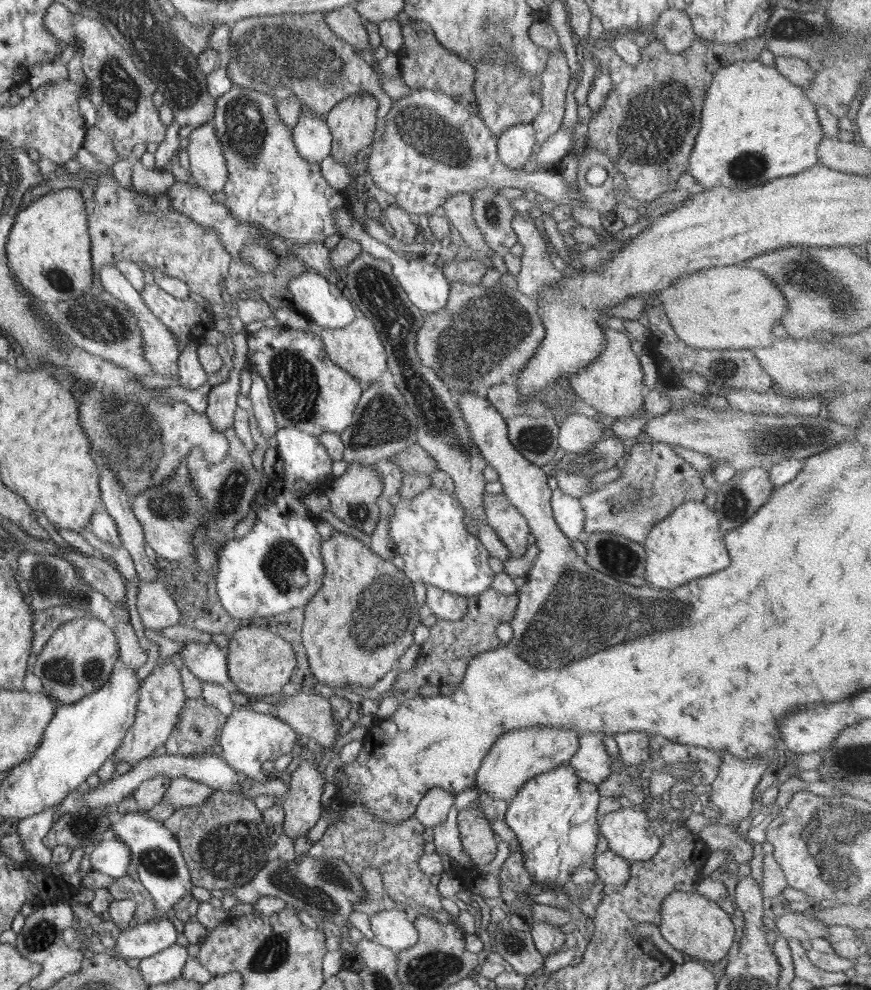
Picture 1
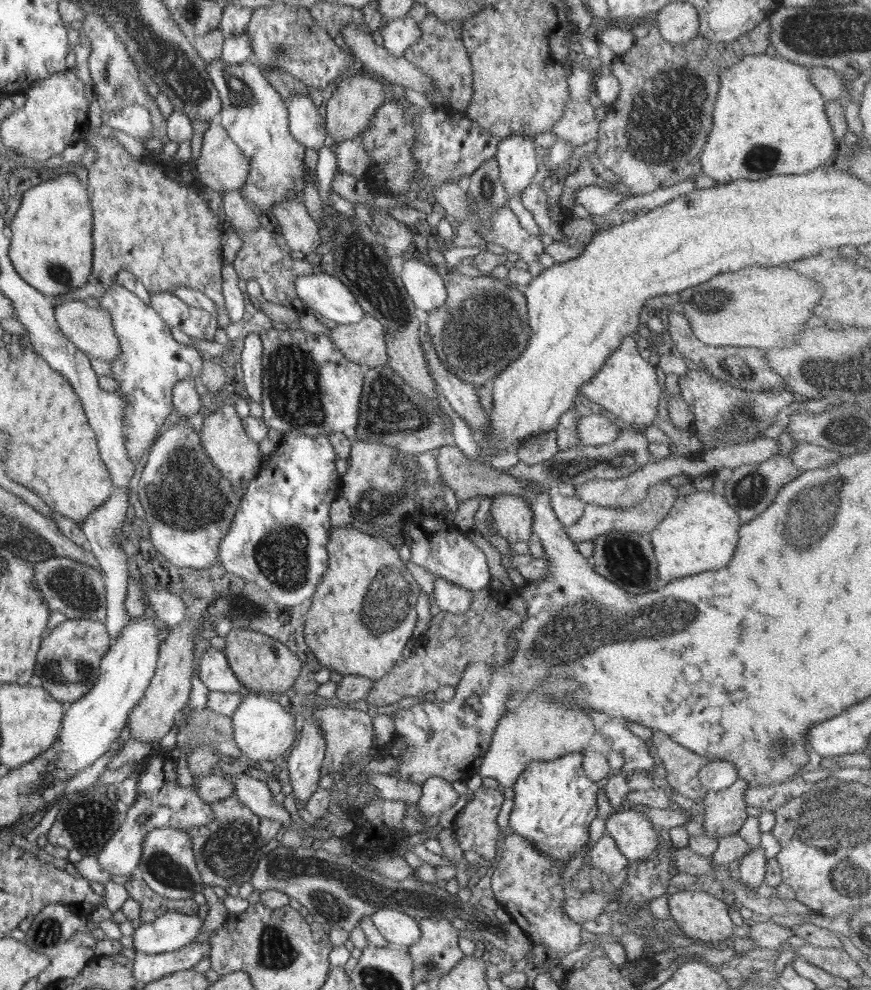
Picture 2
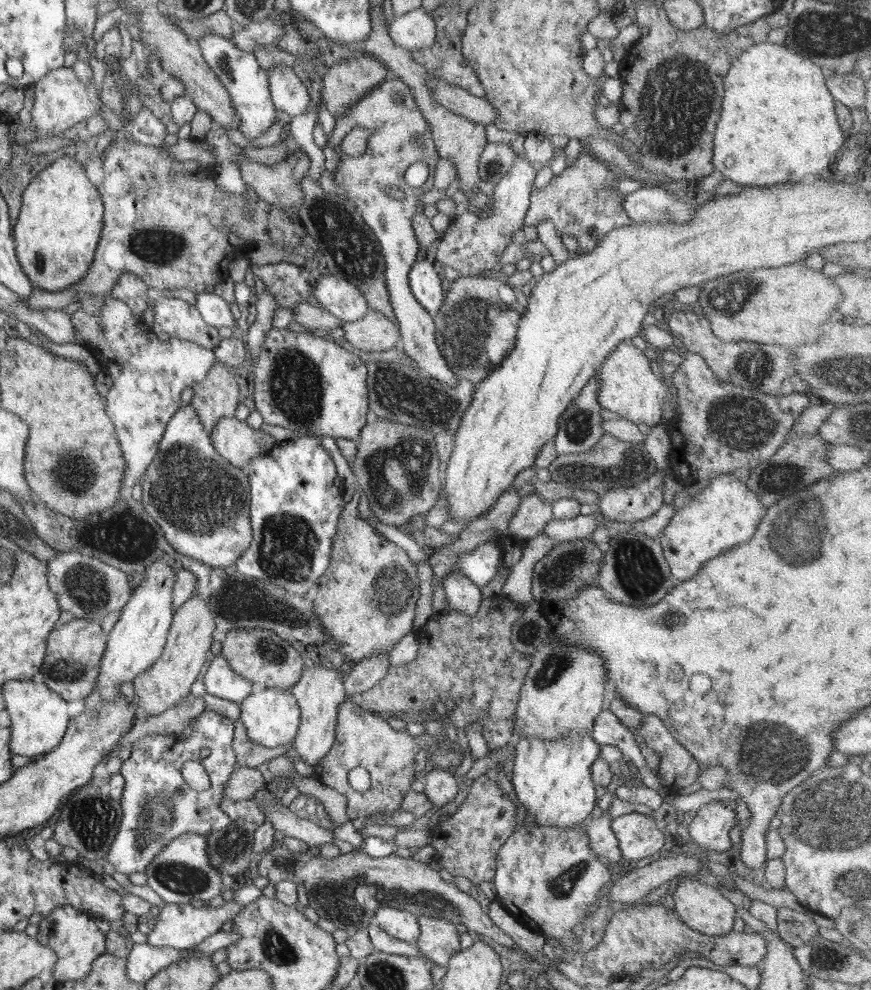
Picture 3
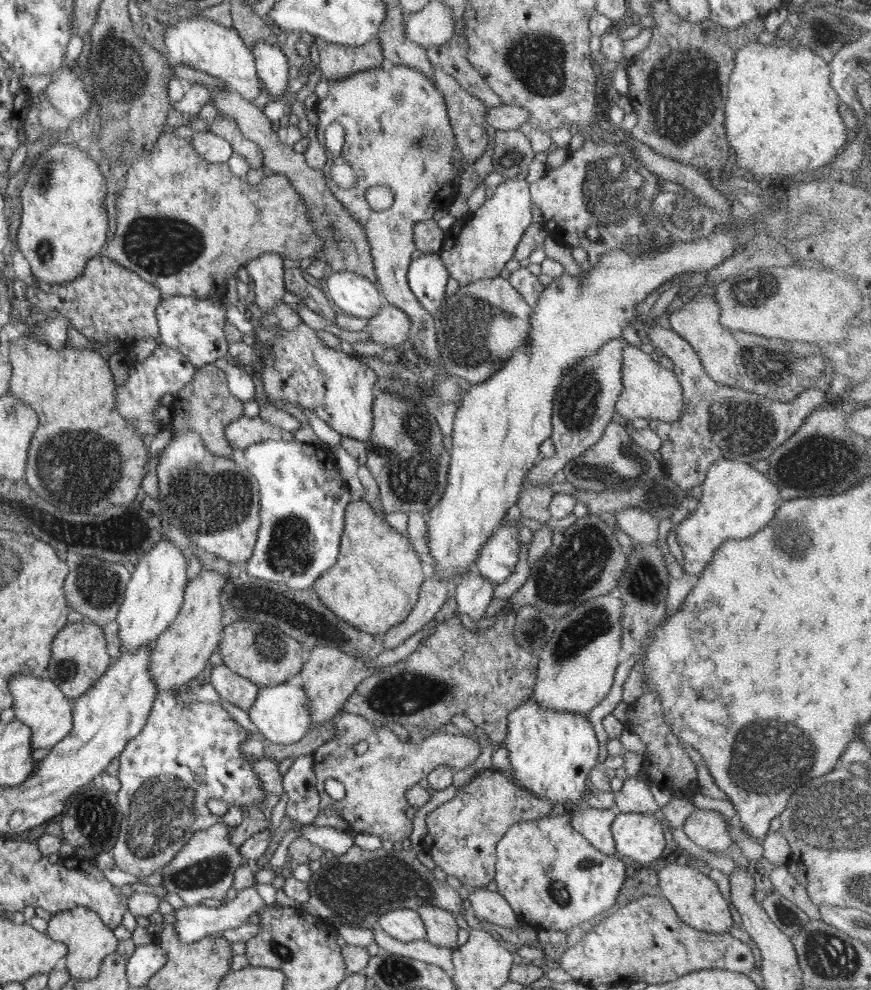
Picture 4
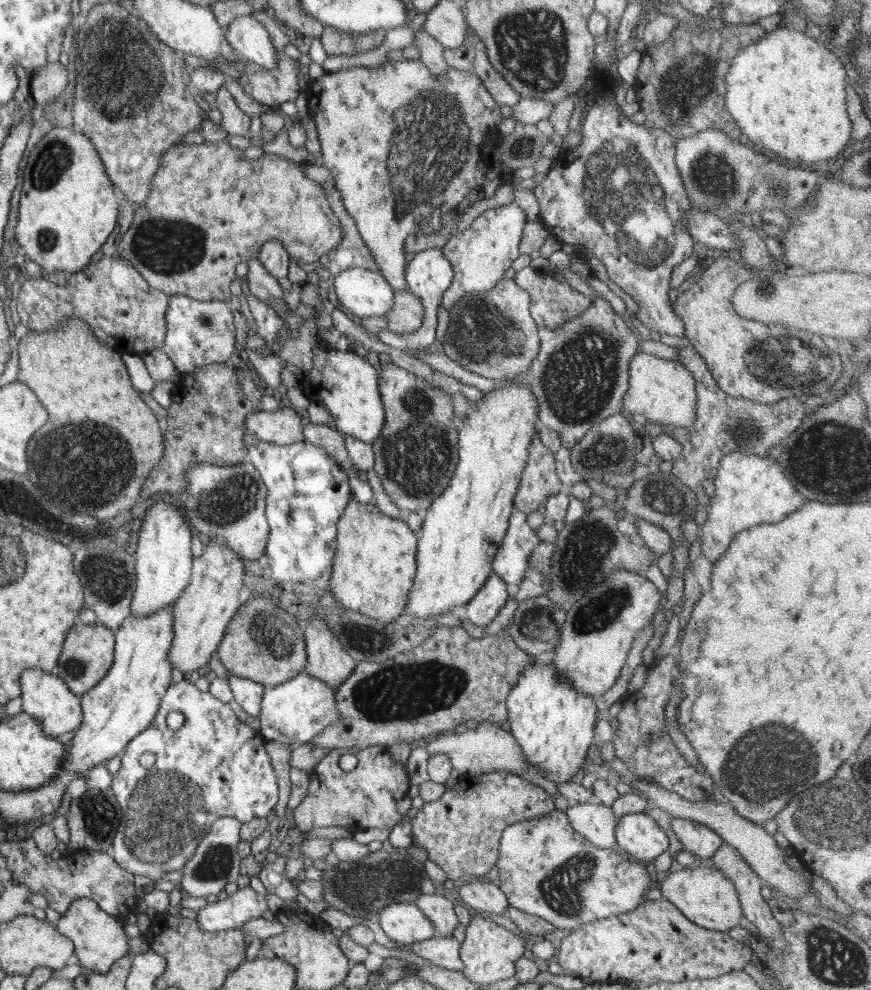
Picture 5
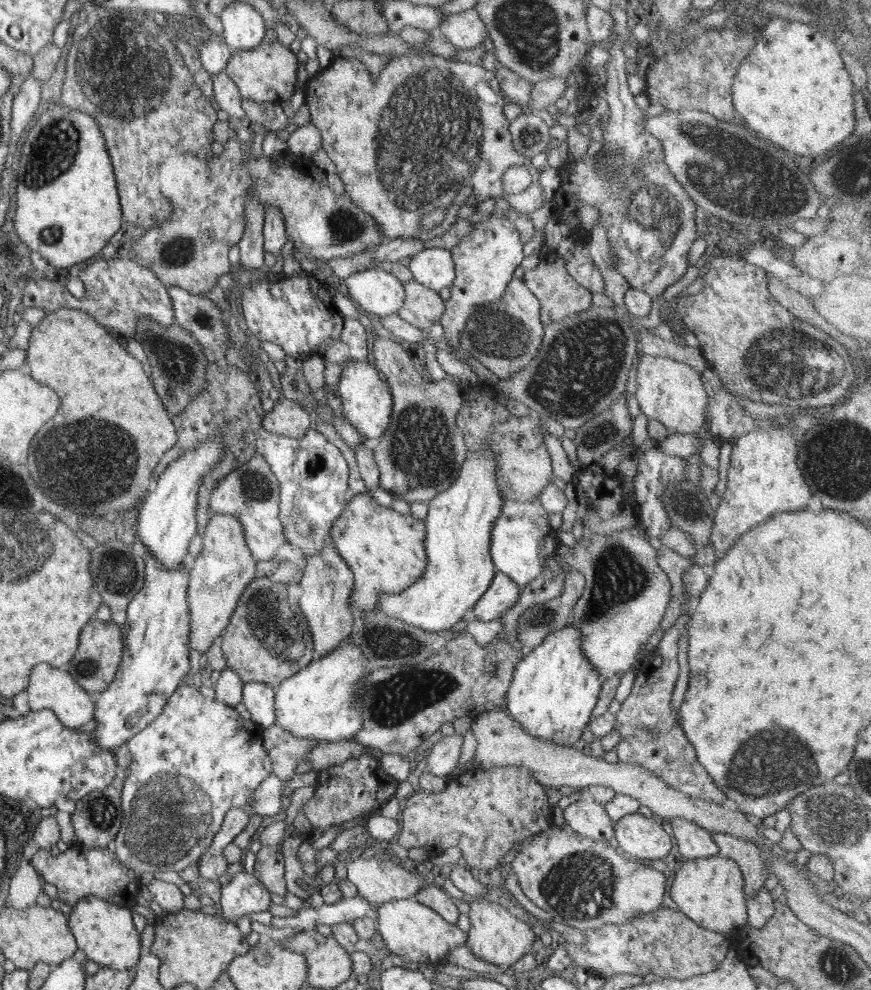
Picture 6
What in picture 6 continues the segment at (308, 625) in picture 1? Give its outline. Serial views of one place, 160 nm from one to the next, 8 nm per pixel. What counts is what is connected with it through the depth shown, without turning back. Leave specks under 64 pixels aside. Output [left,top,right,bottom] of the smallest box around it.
[330,493,427,611]

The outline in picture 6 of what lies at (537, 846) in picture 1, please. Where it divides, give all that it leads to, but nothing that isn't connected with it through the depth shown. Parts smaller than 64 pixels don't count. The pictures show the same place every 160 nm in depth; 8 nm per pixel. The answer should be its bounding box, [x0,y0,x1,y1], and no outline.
[504,624,603,746]

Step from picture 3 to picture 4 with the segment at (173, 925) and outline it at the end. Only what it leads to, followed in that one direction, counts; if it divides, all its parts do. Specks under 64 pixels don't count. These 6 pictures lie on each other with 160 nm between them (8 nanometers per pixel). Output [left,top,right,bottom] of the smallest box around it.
[175,886,267,943]

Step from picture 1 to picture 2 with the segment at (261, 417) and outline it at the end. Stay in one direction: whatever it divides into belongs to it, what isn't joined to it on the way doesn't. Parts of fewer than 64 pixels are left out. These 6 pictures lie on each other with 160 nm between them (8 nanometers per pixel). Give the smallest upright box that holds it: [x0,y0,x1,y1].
[241,333,262,401]

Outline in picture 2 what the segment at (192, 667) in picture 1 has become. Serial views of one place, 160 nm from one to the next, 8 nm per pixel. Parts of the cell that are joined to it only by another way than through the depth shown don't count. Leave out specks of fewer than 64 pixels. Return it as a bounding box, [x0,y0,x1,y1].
[196,648,245,693]

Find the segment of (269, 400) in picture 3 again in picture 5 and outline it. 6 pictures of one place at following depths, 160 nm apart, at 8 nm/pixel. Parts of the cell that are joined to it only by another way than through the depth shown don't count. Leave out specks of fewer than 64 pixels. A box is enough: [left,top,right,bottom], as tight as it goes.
[246,257,385,443]

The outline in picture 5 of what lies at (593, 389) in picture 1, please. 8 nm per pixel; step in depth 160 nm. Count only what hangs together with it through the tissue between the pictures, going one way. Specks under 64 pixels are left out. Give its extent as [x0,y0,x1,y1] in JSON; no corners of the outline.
[622,351,697,428]

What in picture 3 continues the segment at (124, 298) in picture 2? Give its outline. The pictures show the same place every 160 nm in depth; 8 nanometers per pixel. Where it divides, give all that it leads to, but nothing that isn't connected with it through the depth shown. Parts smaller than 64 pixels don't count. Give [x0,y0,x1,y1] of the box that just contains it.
[70,298,218,498]

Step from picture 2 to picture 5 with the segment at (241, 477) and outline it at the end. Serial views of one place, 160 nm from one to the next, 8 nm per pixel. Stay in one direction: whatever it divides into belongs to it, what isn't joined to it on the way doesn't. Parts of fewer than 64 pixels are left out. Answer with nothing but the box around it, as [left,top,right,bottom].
[246,403,305,445]

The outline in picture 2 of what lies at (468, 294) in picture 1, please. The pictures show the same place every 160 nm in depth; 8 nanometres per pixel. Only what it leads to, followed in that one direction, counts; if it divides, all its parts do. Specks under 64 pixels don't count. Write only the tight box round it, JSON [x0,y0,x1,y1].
[424,269,530,387]

